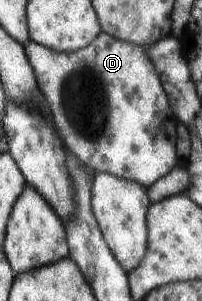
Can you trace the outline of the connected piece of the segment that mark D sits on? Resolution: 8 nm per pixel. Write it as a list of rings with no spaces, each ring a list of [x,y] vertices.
[[[102,31],[91,45],[71,53],[59,53],[31,40],[24,48],[37,77],[37,87],[49,103],[53,123],[63,143],[75,155],[79,155],[77,159],[83,165],[93,172],[108,173],[119,179],[135,181],[146,188],[177,165],[177,117],[171,111],[159,73],[155,71],[155,65],[151,63],[145,46],[119,41]]]

